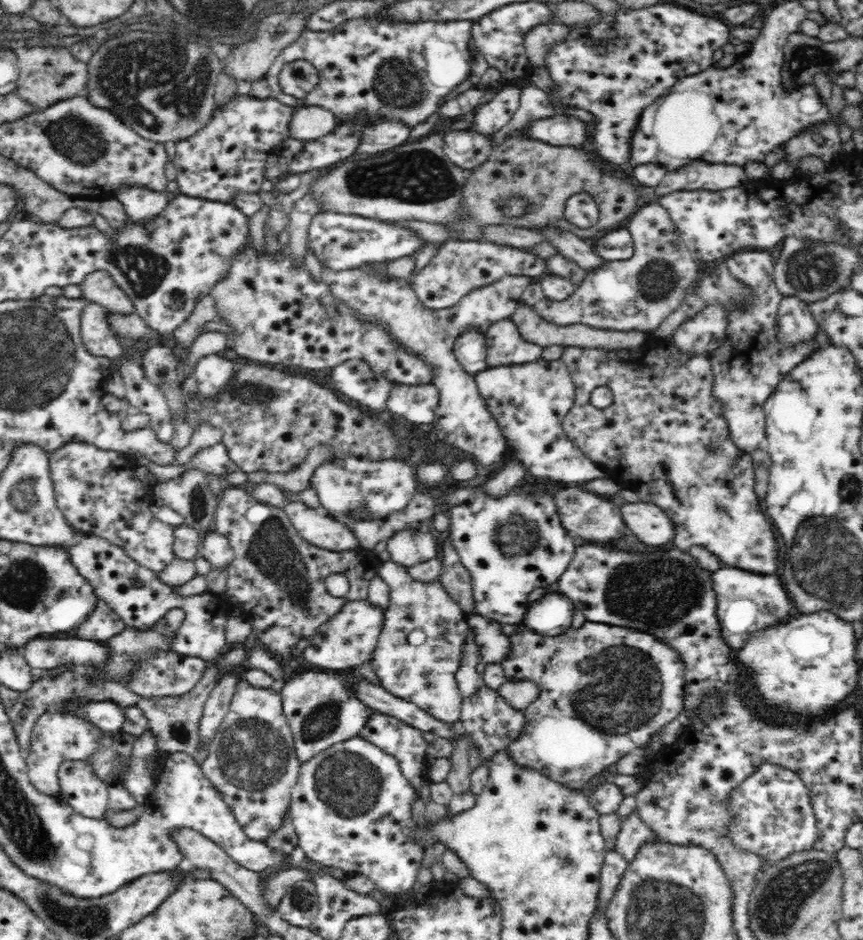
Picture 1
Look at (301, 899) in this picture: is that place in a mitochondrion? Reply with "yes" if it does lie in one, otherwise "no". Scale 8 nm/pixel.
yes

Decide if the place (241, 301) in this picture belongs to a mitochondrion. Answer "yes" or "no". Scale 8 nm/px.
yes

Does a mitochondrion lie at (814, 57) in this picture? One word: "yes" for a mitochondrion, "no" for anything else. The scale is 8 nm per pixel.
yes

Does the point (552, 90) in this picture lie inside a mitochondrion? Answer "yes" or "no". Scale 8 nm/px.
no

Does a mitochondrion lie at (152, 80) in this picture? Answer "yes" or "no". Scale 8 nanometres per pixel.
yes

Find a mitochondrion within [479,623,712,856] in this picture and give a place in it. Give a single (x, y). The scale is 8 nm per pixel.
(621, 690)

